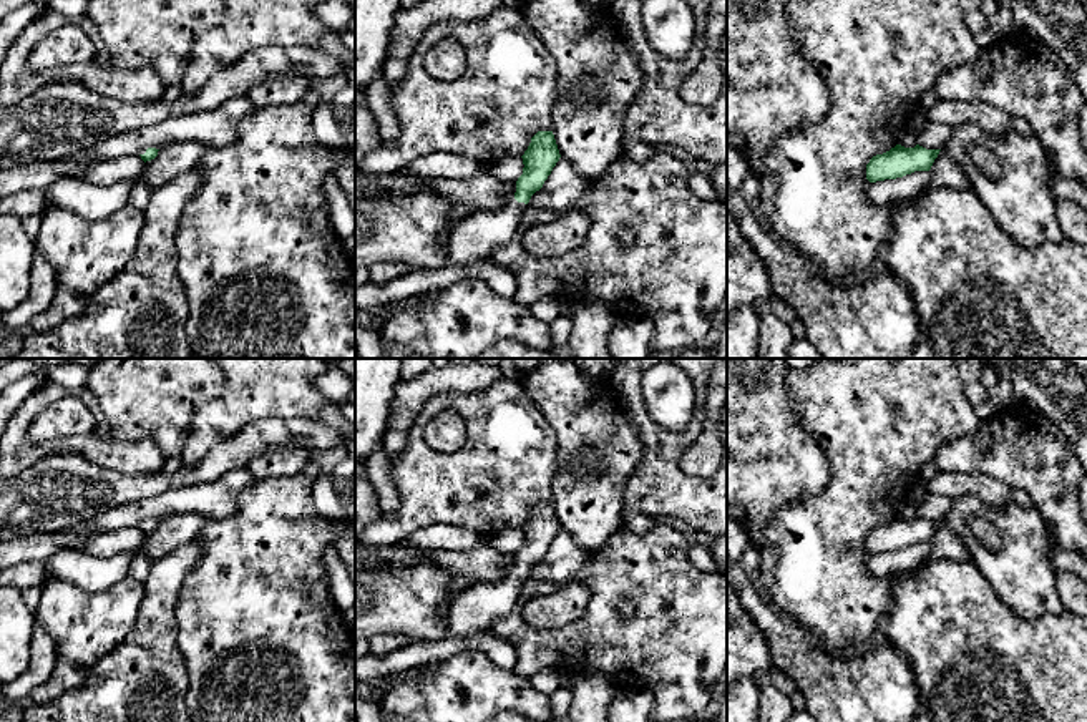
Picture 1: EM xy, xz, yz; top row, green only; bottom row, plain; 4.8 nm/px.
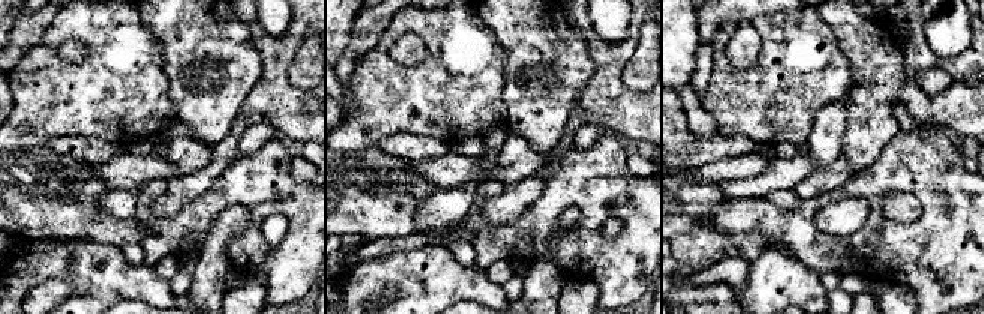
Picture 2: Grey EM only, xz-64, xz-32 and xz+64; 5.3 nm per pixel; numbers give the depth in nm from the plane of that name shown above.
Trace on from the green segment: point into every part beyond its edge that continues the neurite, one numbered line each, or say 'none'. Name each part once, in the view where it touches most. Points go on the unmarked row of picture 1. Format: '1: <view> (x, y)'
1: xz (472, 611)

